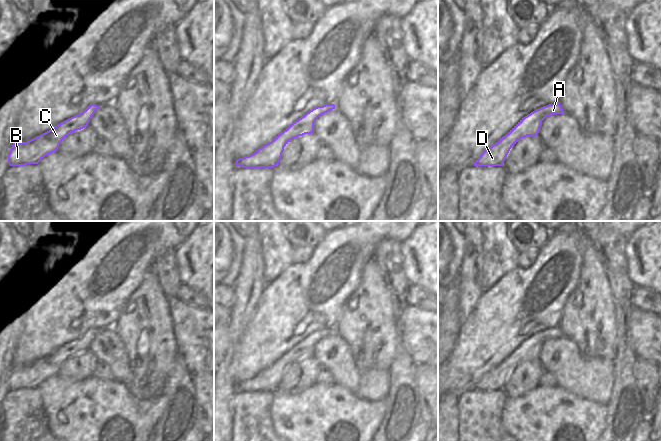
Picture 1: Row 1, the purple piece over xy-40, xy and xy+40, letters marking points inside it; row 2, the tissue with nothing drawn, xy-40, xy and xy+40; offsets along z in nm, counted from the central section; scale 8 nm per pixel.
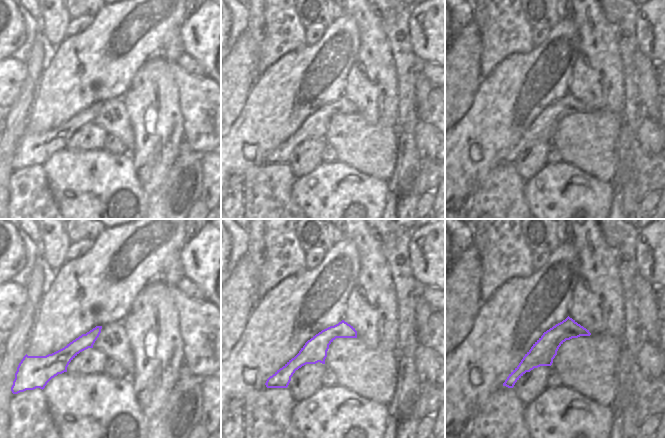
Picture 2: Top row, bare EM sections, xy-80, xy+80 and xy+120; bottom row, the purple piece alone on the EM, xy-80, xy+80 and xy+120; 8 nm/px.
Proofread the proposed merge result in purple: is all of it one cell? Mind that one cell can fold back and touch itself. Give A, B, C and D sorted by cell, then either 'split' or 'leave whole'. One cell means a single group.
A B C D; leave whole

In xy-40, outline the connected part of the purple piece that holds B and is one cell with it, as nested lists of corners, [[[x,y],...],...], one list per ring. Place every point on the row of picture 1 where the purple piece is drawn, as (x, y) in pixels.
[[[91,104],[83,112],[27,142],[14,142],[8,155],[9,165],[38,164],[45,156],[57,151],[69,134],[87,127],[98,108],[99,106]]]

